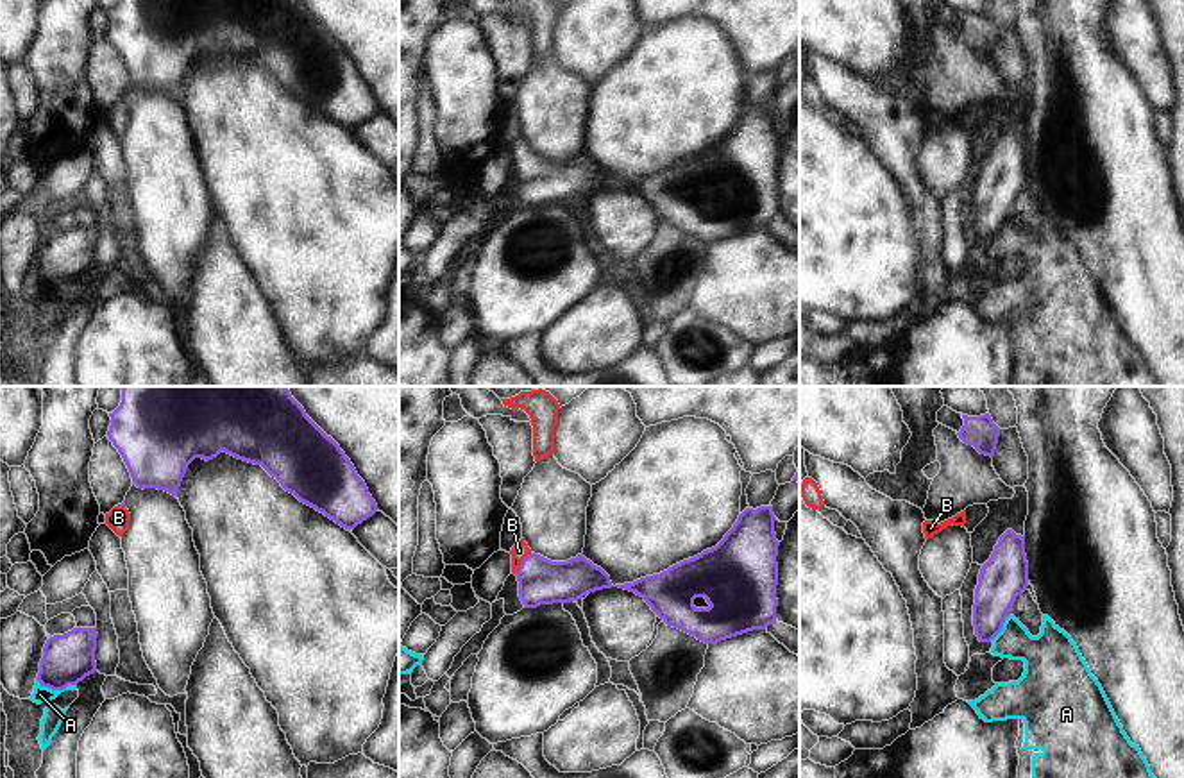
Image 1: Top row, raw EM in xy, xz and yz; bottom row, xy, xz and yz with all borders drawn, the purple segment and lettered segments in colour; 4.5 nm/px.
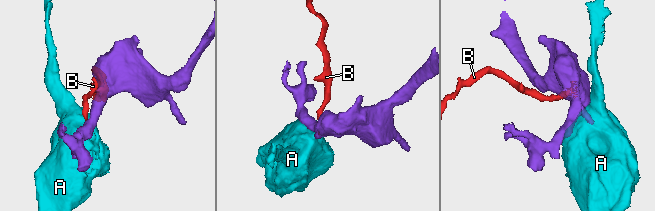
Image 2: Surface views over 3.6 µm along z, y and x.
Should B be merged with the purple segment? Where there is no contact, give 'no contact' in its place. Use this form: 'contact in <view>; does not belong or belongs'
contact in xz; belongs

